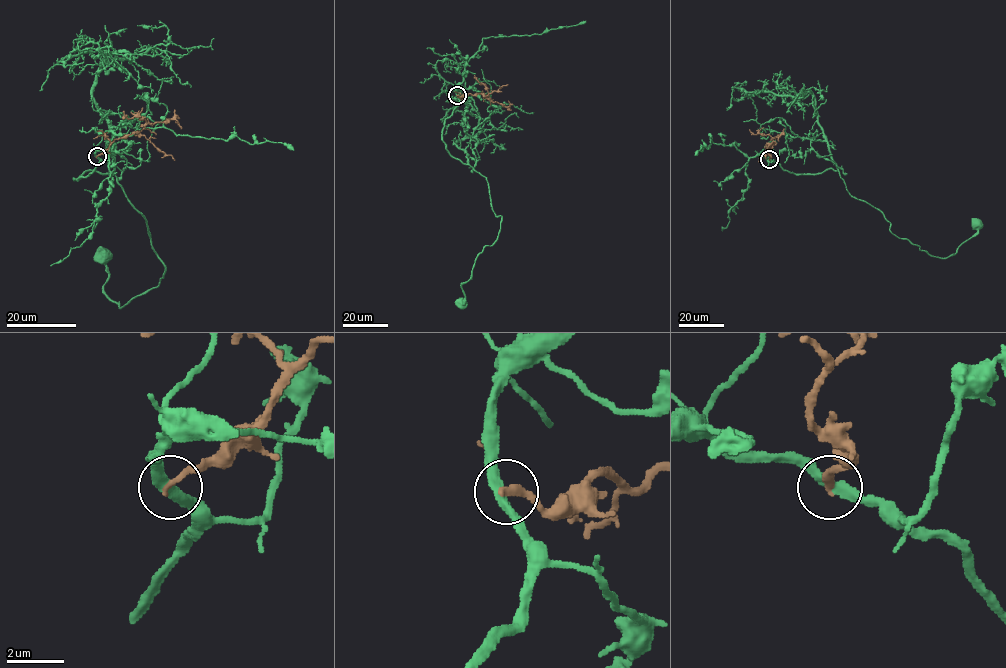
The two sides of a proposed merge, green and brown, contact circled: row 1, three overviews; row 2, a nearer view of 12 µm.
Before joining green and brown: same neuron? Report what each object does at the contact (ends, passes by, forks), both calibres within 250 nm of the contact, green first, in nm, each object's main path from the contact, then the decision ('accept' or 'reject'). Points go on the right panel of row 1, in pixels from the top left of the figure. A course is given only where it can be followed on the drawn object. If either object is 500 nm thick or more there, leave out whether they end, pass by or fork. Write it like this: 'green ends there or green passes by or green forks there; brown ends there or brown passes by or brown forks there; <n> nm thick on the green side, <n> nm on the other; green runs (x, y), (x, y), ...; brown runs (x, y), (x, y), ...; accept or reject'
green passes by; brown ends there; 340 nm thick on the green side, 260 nm on the other; green runs (769, 159), (794, 174), (838, 170), (852, 196), (877, 208), (890, 231), (935, 256), (953, 255), (978, 224); brown runs (769, 159), (767, 144), (772, 142), (772, 138), (754, 134), (750, 129); reject

